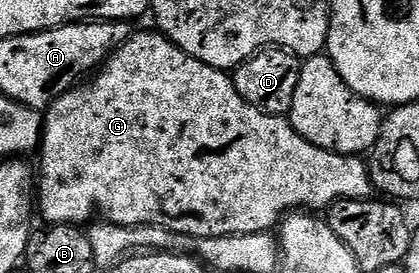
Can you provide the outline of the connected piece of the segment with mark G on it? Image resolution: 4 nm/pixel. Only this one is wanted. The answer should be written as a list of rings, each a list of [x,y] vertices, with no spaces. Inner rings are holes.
[[[137,32],[131,36],[130,40],[125,45],[119,46],[119,49],[111,55],[110,60],[97,70],[93,80],[89,83],[79,84],[68,93],[63,93],[50,106],[44,117],[44,132],[40,146],[40,154],[42,153],[40,169],[212,169],[214,171],[212,175],[218,177],[214,183],[214,191],[218,191],[218,199],[220,199],[220,207],[222,207],[220,209],[222,225],[220,227],[214,225],[214,231],[228,229],[235,235],[265,233],[273,230],[283,218],[295,211],[318,211],[314,209],[326,211],[336,201],[364,201],[371,196],[370,171],[367,162],[361,156],[317,149],[315,145],[308,143],[308,139],[304,139],[294,130],[293,125],[285,116],[264,113],[261,109],[252,107],[245,101],[240,95],[240,91],[236,91],[234,78],[229,72],[213,69],[200,63],[200,59],[188,55],[183,49],[173,45],[167,37],[162,36],[161,32],[153,32],[140,34]]]

